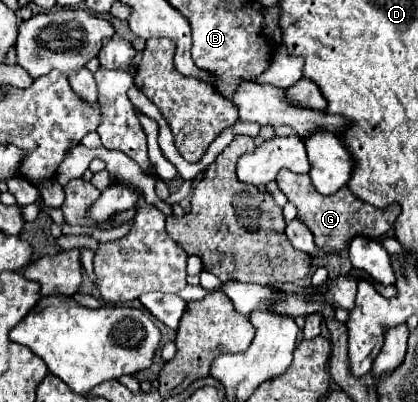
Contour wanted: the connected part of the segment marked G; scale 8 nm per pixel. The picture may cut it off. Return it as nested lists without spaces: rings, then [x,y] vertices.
[[[282,169],[278,173],[276,181],[278,181],[278,187],[286,193],[288,201],[296,205],[298,217],[314,233],[316,245],[326,253],[340,253],[346,247],[346,243],[356,235],[366,235],[366,237],[382,237],[382,235],[386,235],[392,229],[392,225],[394,225],[394,221],[396,221],[396,217],[400,213],[398,203],[392,203],[392,205],[388,205],[384,209],[378,209],[378,207],[374,207],[374,205],[370,205],[366,201],[356,199],[350,191],[346,191],[346,187],[338,189],[338,193],[334,193],[334,195],[322,195],[322,193],[318,193],[314,189],[308,175],[290,173],[288,169]]]

